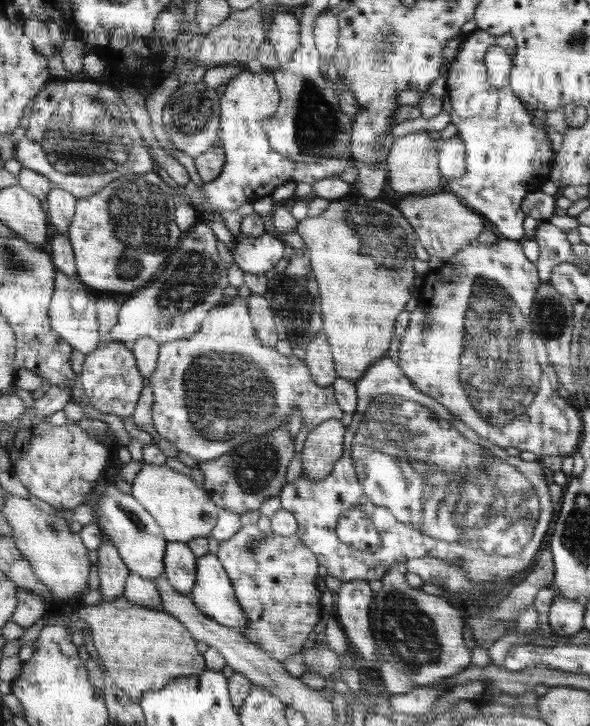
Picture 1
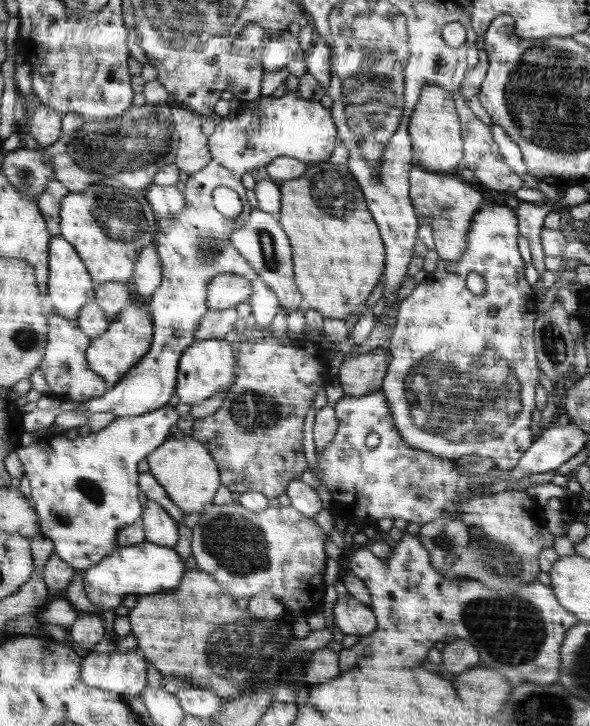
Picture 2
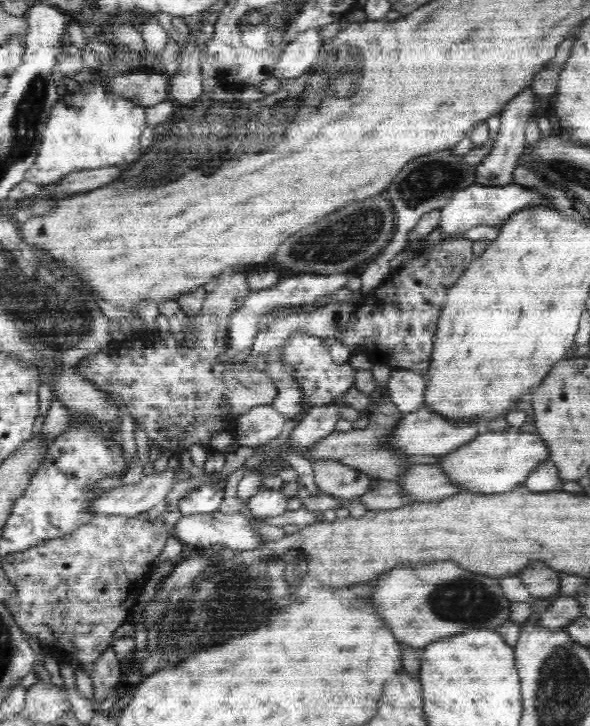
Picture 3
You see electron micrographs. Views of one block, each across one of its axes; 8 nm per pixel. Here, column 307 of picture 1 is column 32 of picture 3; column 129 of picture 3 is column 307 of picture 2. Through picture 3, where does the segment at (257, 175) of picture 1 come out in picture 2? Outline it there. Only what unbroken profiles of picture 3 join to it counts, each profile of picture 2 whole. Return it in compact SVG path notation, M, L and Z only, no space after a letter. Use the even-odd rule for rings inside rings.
M298 90L278 99L261 96L258 99L241 103L234 111L234 115L217 118L214 132L209 136L211 161L198 172L189 175L184 186L186 188L184 192L186 206L169 220L161 220L160 231L156 236L156 246L160 253L161 262L161 282L160 289L153 296L150 307L150 312L155 320L155 343L152 345L151 353L123 381L120 381L104 396L79 402L84 406L86 416L100 412L115 412L120 417L140 416L168 404L178 386L179 362L187 348L194 344L195 331L199 329L200 323L209 309L207 306L207 290L216 277L222 274L230 274L230 276L244 276L249 280L252 284L249 302L252 307L251 314L256 318L255 328L269 330L276 314L281 310L277 295L274 295L274 292L260 278L259 272L231 243L232 233L236 232L236 229L240 229L242 225L247 224L248 216L251 216L253 209L250 208L248 199L246 199L247 189L242 185L242 176L246 172L252 172L258 166L268 168L275 158L283 156L297 158L308 165L328 161L337 144L338 127L331 114L331 109L328 109L322 103L309 102L299 94ZM218 186L232 188L239 194L240 200L242 200L240 216L232 219L226 218L215 210L212 190L218 188Z

